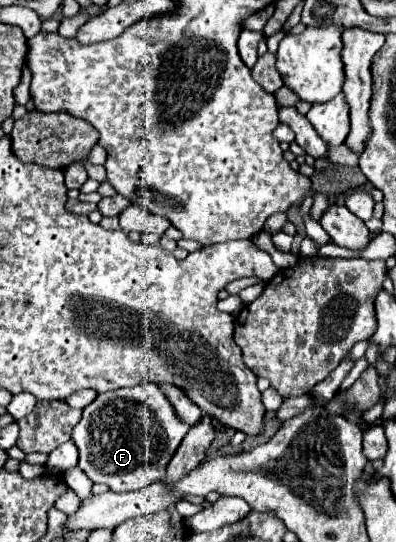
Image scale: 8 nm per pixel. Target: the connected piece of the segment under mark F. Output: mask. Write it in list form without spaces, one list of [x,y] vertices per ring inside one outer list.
[[[145,382],[99,394],[73,428],[73,442],[79,448],[79,468],[95,484],[107,484],[113,492],[129,492],[163,478],[163,470],[187,432],[189,424],[181,422],[159,386]]]

